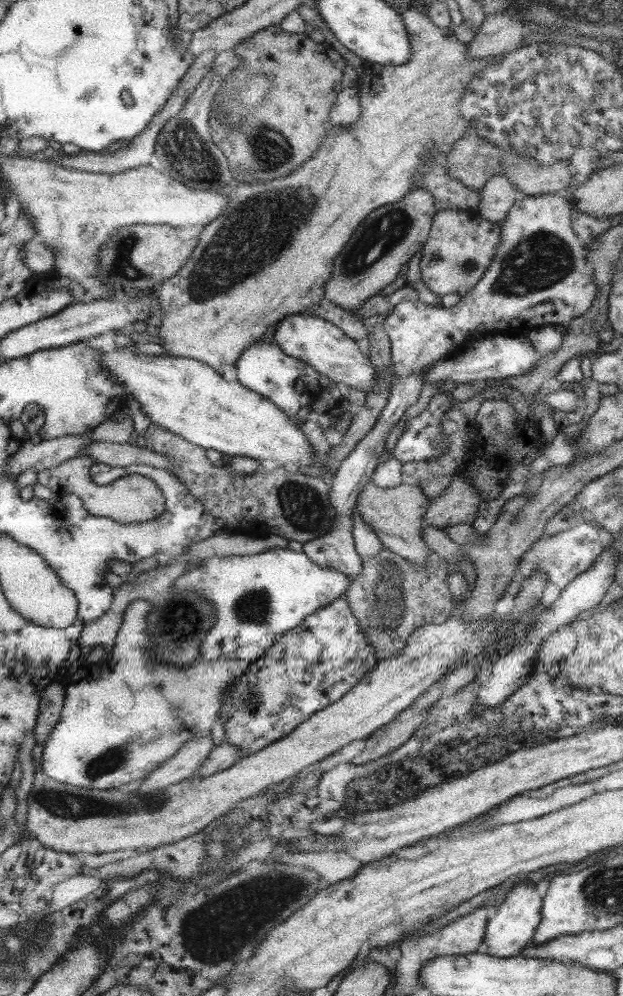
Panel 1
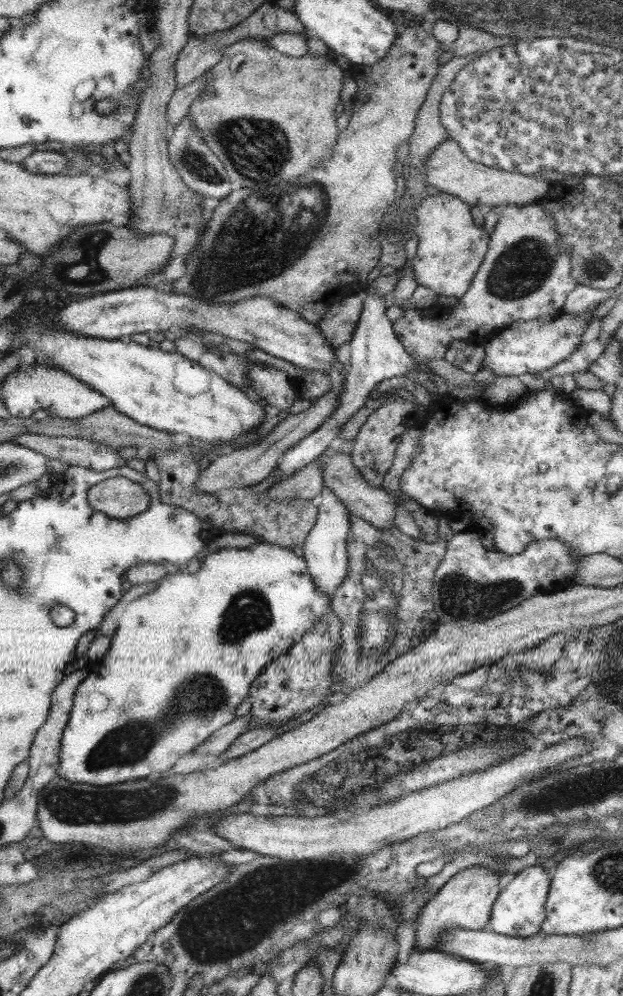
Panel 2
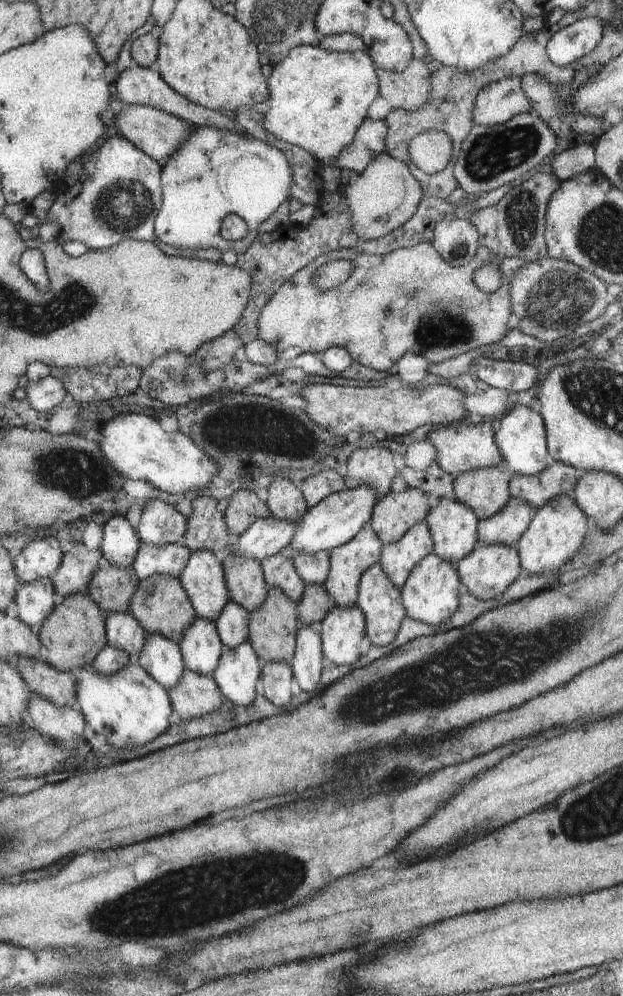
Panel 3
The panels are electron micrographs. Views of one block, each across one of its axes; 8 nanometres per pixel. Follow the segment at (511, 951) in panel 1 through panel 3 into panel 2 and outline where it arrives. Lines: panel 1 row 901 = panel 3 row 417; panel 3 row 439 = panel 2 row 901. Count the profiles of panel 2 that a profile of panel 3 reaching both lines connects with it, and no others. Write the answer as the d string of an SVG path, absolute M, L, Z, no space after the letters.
M540 864L524 868L497 896L491 910L488 928L512 937L532 937L541 934L549 888L550 878L546 868Z

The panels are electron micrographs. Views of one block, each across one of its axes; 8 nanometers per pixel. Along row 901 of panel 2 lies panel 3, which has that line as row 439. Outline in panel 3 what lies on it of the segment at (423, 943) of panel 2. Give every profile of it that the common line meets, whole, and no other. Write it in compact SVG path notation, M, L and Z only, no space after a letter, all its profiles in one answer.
M480 422L468 424L468 426L455 424L446 428L438 428L438 430L432 430L426 439L430 439L432 446L436 448L436 464L448 474L456 476L470 470L504 465L512 475L515 472L504 462L504 458L498 450L498 444L494 440L494 434L490 422Z

